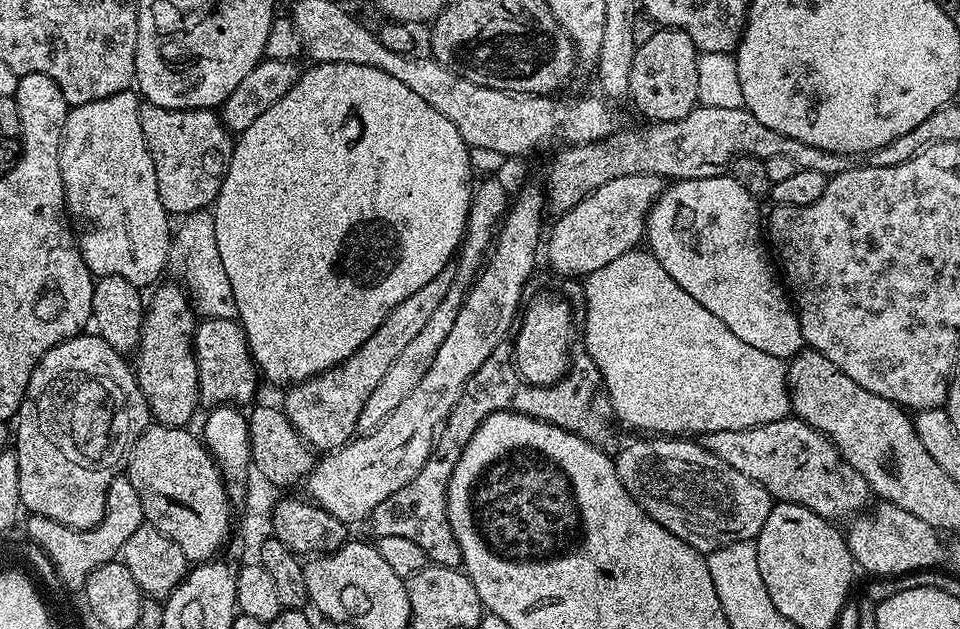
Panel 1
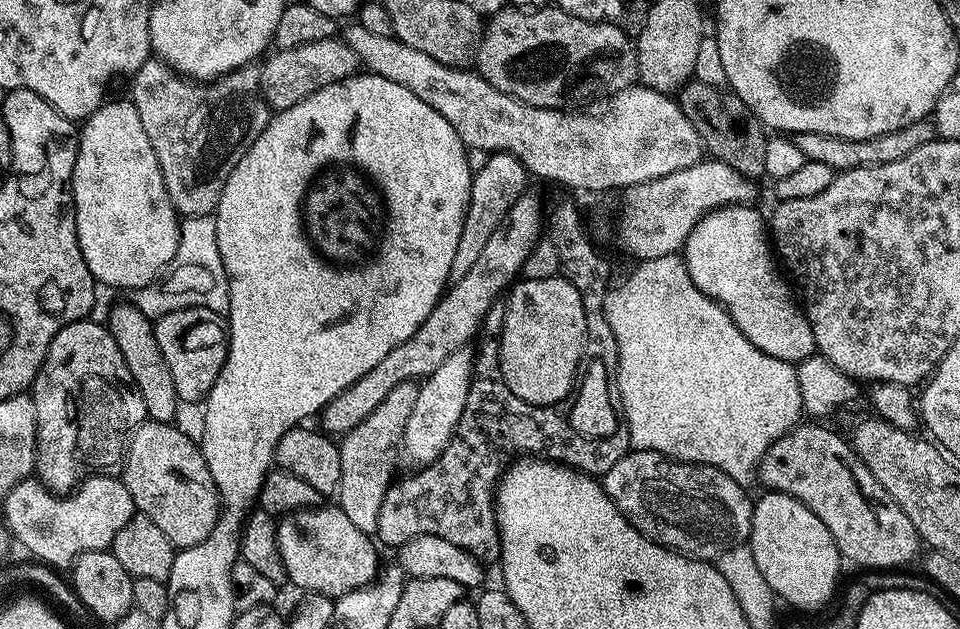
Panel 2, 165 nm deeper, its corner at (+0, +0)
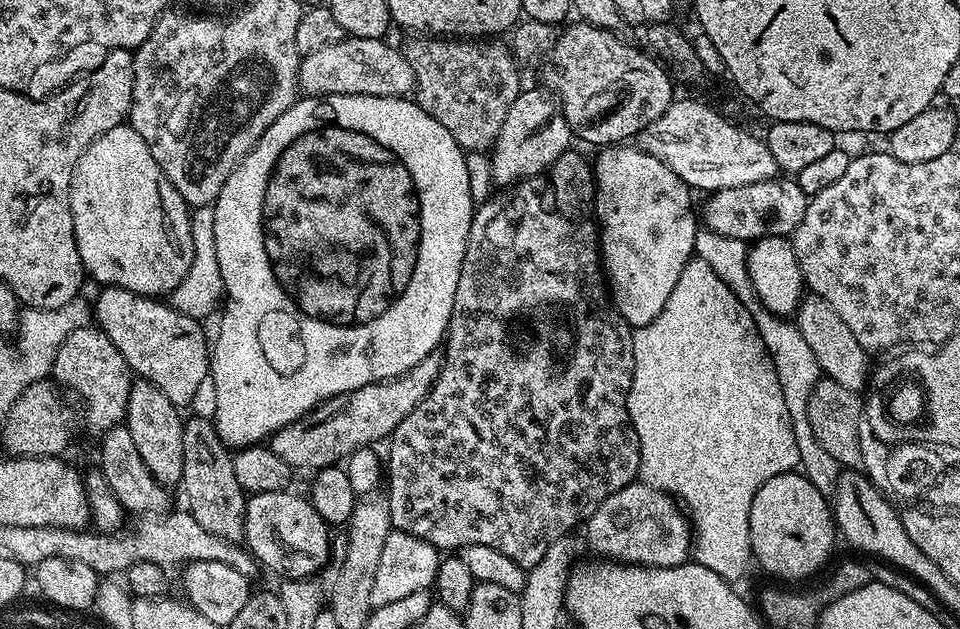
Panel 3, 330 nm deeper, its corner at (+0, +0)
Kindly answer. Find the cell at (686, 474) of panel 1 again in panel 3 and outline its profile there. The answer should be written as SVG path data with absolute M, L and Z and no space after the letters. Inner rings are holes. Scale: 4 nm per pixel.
M633 482L610 494L601 504L596 507L587 517L588 536L605 552L608 558L617 558L622 562L632 564L646 564L657 568L669 568L678 566L688 560L688 535L693 529L690 527L690 520L676 509L677 501L673 499L664 489L653 487L647 482Z

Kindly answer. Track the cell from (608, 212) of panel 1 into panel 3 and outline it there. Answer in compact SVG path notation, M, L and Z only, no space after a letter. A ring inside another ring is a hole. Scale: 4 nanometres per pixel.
M773 178L711 193L707 197L708 205L704 208L704 220L702 216L703 227L709 232L745 242L754 242L761 236L791 237L793 229L802 220L809 197L802 194L795 182L788 182L783 188L778 181Z

